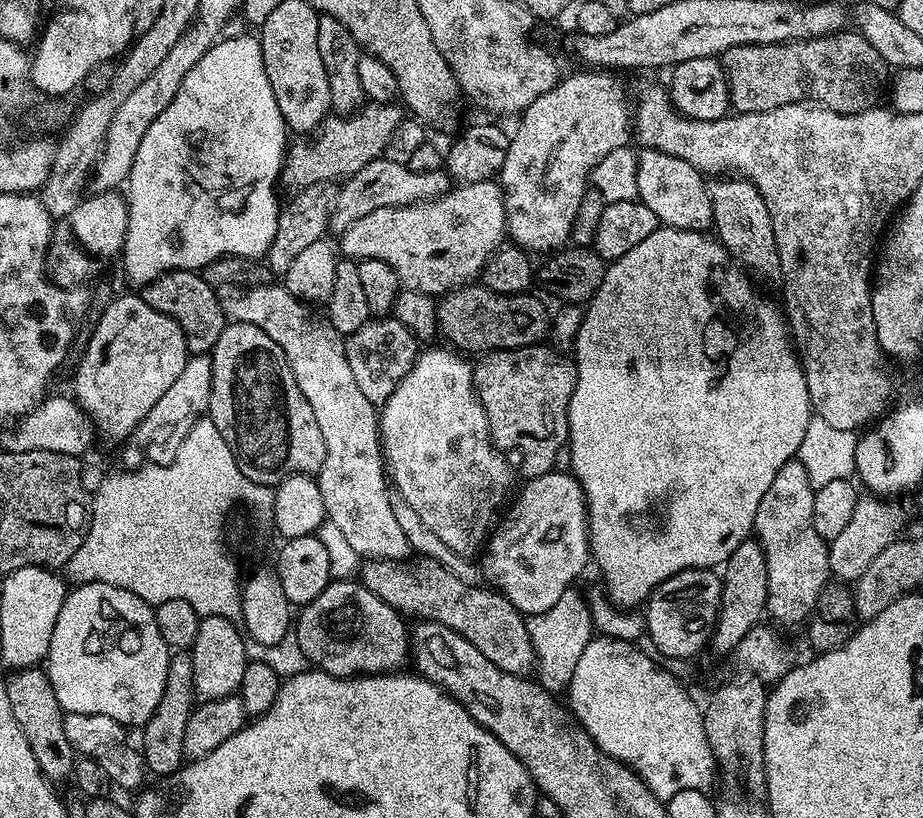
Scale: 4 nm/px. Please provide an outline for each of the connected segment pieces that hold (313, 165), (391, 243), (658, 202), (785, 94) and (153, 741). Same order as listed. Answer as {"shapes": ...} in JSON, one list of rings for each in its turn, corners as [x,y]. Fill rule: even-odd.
{"shapes":[[[[365,103],[351,114],[332,114],[316,129],[311,138],[300,140],[289,147],[284,158],[283,187],[299,190],[315,184],[327,185],[328,180],[343,182],[362,166],[381,159],[384,147],[390,142],[394,130],[400,125],[402,108],[399,103]]],[[[495,179],[460,184],[436,197],[435,200],[423,200],[421,204],[400,204],[396,208],[374,210],[366,218],[350,225],[345,232],[339,233],[338,248],[349,260],[377,260],[386,262],[394,274],[398,274],[401,285],[410,291],[418,291],[435,298],[443,297],[454,288],[467,285],[481,275],[493,252],[506,240],[506,210],[504,209],[504,191]]],[[[644,148],[637,155],[636,165],[638,199],[654,210],[663,227],[703,233],[712,228],[712,203],[705,173],[690,166],[690,162],[682,162],[682,158],[674,158],[674,154],[662,154],[657,148]]],[[[856,30],[786,44],[734,46],[724,52],[722,63],[728,77],[728,99],[737,113],[815,102],[842,114],[858,114],[881,103],[880,95],[885,95],[890,80],[890,69],[882,54]]],[[[176,650],[169,655],[168,669],[166,670],[165,690],[162,700],[150,718],[142,725],[144,732],[144,744],[142,743],[142,755],[147,771],[163,778],[177,772],[185,763],[184,738],[186,736],[186,722],[190,718],[194,707],[194,689],[192,682],[194,672],[192,670],[192,658],[187,651]]]]}

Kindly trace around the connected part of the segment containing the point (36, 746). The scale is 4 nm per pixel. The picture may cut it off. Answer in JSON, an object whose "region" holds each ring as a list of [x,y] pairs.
{"region":[[[35,666],[13,671],[10,676],[6,680],[10,710],[14,710],[14,718],[18,726],[22,726],[22,734],[26,734],[26,742],[30,742],[30,754],[34,754],[34,762],[38,762],[38,770],[42,770],[49,782],[67,781],[72,775],[74,751],[63,730],[65,711],[54,694],[47,671]]]}

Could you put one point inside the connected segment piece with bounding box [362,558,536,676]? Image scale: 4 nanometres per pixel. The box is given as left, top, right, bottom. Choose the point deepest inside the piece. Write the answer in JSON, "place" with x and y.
{"place":[484,617]}

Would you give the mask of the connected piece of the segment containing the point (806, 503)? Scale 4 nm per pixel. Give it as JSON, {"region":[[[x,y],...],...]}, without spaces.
{"region":[[[798,458],[788,460],[778,470],[770,489],[762,496],[755,515],[753,531],[766,554],[767,564],[767,613],[784,626],[803,625],[812,615],[822,591],[831,579],[829,570],[829,543],[814,528],[814,492],[806,468]]]}

